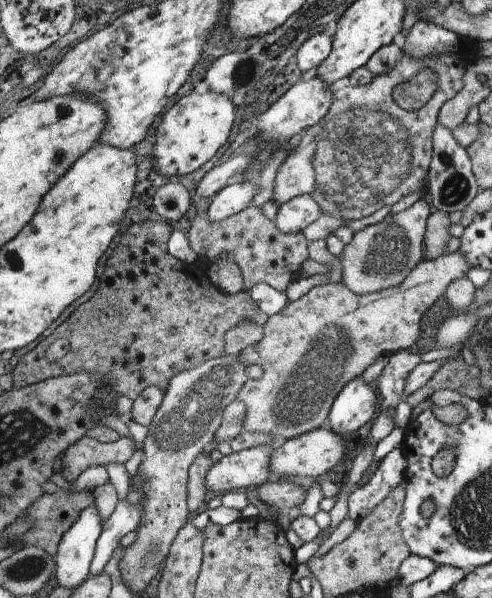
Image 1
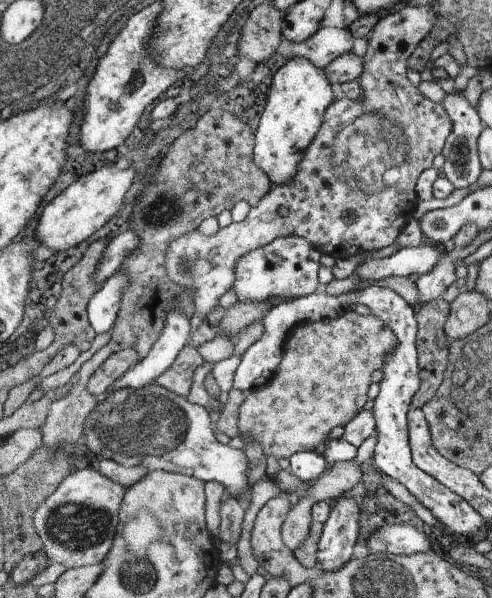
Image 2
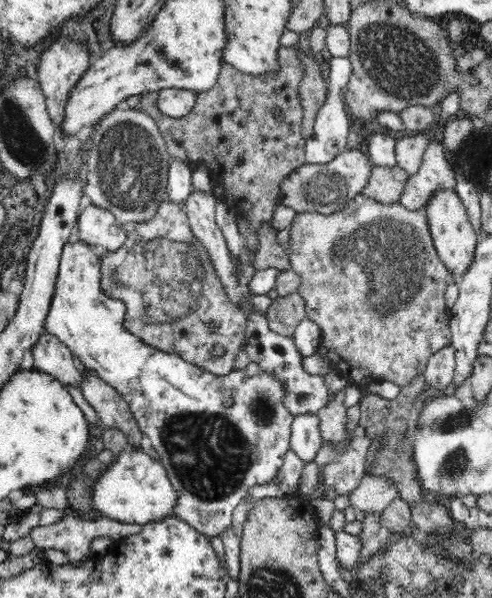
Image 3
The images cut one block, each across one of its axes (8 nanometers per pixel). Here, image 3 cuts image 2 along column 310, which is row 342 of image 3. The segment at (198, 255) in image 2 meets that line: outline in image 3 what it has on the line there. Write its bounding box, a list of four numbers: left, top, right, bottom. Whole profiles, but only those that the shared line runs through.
[100,198,246,376]

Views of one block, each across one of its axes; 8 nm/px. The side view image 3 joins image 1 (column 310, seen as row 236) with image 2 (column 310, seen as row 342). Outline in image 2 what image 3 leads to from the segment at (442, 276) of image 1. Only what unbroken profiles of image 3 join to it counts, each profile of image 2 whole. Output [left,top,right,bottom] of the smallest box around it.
[237,310,399,460]

